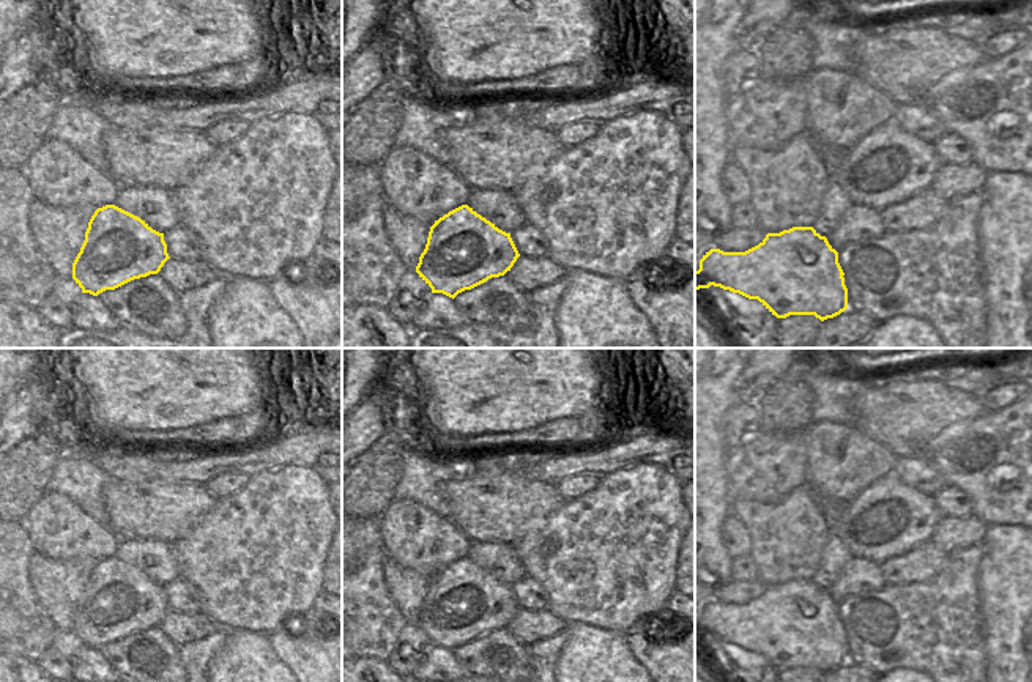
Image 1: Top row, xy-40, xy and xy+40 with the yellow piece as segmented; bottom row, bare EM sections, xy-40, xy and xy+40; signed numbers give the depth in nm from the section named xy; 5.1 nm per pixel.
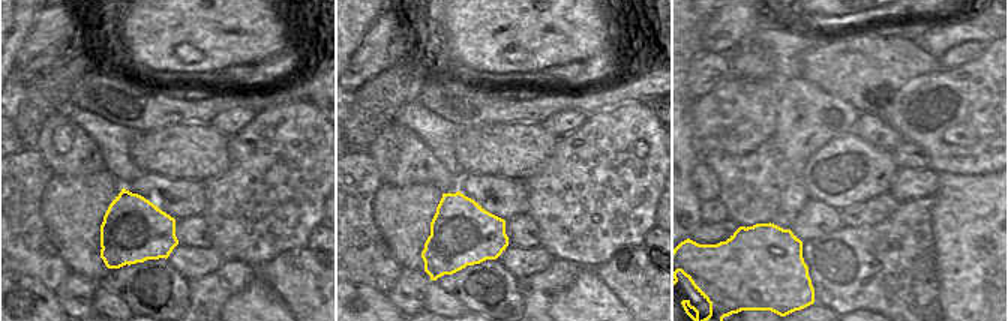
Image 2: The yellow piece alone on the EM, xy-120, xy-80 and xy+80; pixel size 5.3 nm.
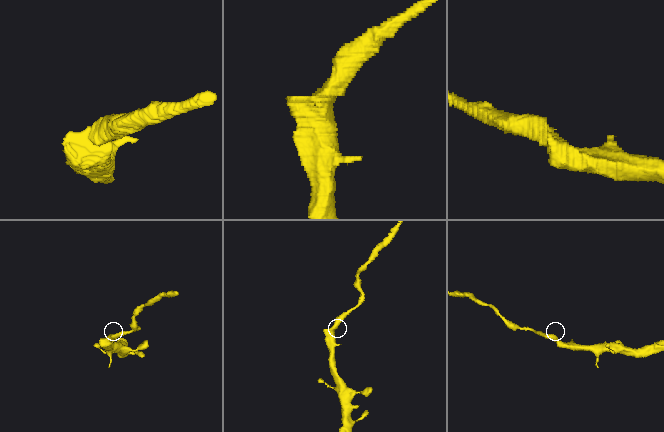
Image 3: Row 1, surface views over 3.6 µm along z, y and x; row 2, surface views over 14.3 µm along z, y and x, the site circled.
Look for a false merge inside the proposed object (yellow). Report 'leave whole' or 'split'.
split

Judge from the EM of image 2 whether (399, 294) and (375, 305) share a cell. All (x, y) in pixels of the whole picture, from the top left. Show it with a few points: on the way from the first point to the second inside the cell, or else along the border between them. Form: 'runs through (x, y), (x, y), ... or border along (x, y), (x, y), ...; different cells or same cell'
border along (384, 293), (395, 305); different cells

